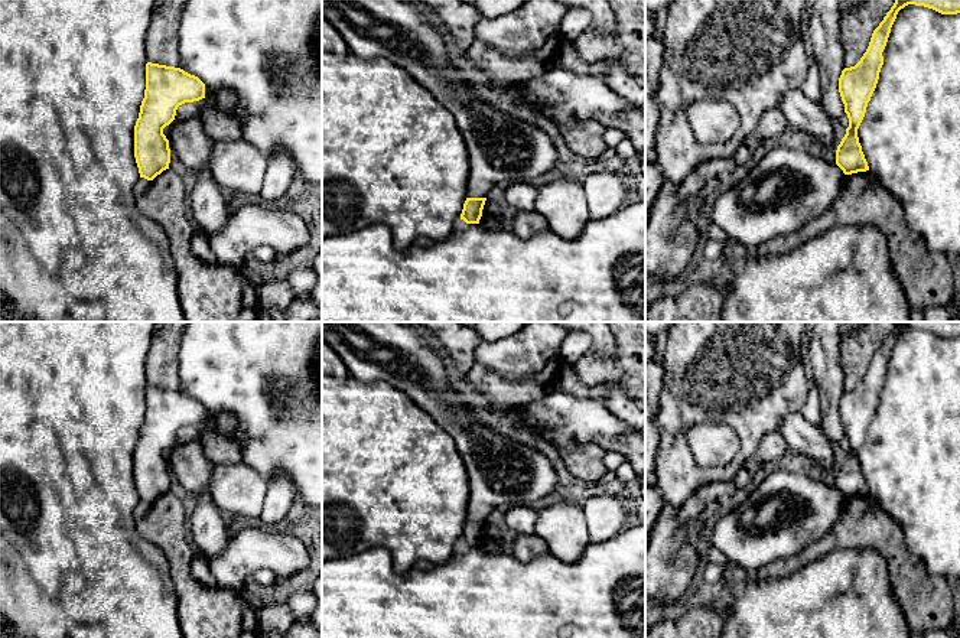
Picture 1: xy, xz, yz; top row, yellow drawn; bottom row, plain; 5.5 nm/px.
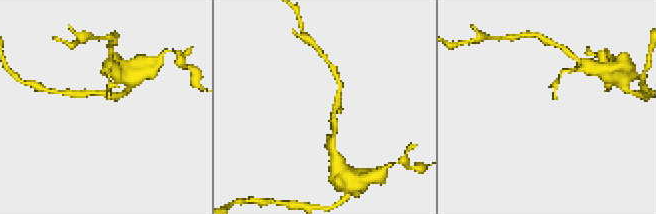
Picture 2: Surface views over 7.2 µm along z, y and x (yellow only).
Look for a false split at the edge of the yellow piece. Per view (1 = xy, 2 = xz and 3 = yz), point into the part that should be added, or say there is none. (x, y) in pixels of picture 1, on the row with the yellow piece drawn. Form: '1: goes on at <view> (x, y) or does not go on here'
1: does not go on here
2: does not go on here
3: does not go on here

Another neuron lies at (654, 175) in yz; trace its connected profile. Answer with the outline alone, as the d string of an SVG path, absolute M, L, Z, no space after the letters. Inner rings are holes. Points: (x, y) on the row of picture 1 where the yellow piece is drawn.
M658 160L645 162L645 227L664 179L666 175Z

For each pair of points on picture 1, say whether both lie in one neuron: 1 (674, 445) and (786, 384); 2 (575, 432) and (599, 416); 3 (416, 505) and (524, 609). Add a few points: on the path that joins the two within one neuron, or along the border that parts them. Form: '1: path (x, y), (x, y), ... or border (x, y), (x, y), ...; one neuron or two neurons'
1: path (692, 413), (721, 384), (754, 384); one neuron
2: path (581, 426), (586, 420), (594, 420); one neuron
3: border (449, 557), (436, 566); two neurons

